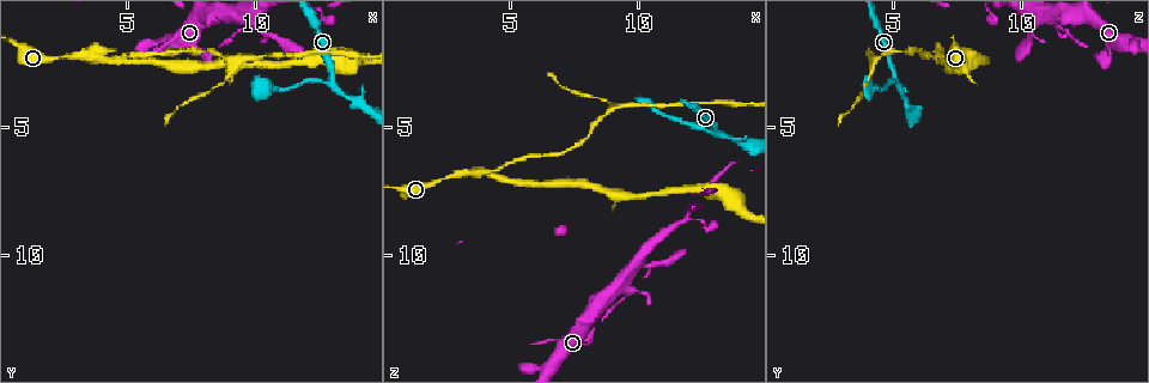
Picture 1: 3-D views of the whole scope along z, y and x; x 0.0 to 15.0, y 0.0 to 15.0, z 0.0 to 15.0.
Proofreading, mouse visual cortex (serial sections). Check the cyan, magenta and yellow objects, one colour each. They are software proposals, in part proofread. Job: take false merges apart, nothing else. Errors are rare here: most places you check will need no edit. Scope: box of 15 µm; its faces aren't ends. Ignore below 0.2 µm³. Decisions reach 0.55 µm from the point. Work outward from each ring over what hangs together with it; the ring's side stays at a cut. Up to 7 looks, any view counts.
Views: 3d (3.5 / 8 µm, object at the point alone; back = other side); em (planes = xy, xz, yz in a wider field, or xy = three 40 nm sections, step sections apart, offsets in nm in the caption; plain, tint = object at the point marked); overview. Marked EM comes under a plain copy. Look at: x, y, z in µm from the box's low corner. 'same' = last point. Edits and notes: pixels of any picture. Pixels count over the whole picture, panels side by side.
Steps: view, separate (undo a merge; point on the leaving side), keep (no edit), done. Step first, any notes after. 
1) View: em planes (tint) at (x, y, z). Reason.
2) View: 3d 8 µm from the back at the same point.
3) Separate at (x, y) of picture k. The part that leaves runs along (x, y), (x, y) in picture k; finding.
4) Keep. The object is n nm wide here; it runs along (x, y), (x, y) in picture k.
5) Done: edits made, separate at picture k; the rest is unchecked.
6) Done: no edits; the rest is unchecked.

View: 3d 3.5 µm from the back at (12.9, 3.2, 5.1). Arms part here.

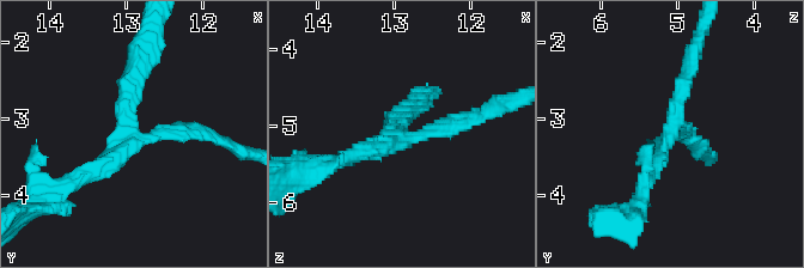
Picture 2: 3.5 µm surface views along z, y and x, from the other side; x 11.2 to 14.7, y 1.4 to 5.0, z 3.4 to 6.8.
View: em xy step 2 (tint) at (12.95, 3.15, 5.10).

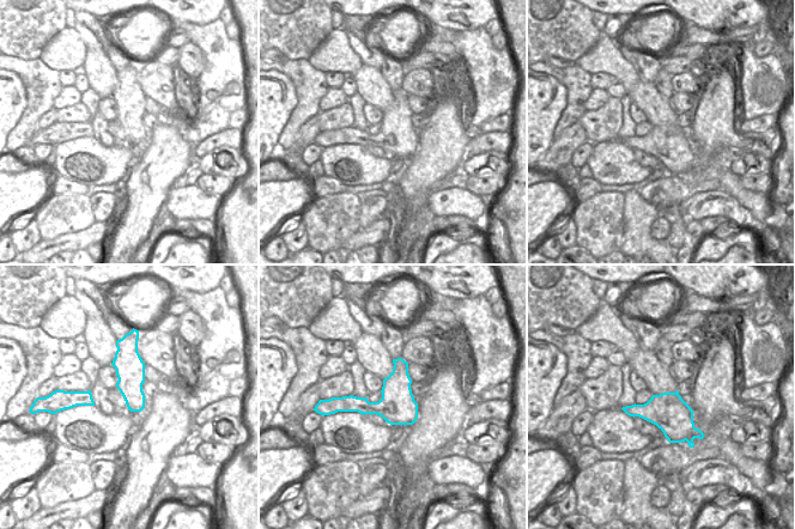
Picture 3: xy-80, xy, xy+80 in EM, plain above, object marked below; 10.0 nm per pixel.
Keep. It runs along (138, 55), (123, 126), (134, 136), (205, 133) in picture 2; one cell here.

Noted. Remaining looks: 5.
View: 3d 3.5 µm at (6.7, 1.7, 14.4). Sudden change in width.

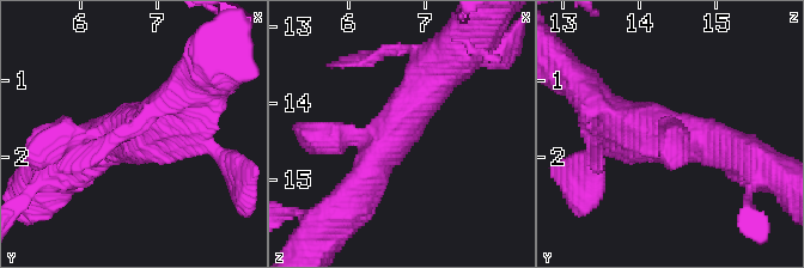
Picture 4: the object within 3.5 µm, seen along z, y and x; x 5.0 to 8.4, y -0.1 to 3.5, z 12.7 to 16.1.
View: em xy step 3 (tint) at the same point.

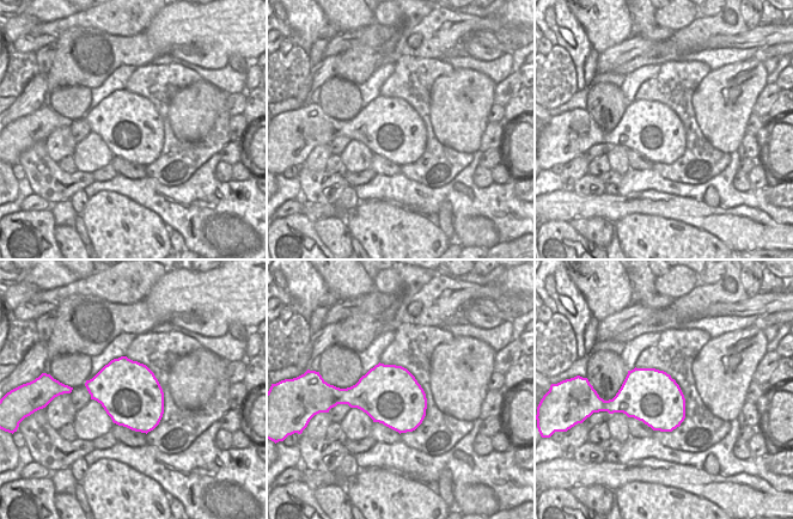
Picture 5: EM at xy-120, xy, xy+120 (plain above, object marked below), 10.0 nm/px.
Keep. It runs along (442, 71), (379, 144), (324, 138) in picture 4; all the same cell.

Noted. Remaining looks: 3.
View: em xy step 5 (tint) at (3.4, 2.2, 6.8). Two arms in line, one across.

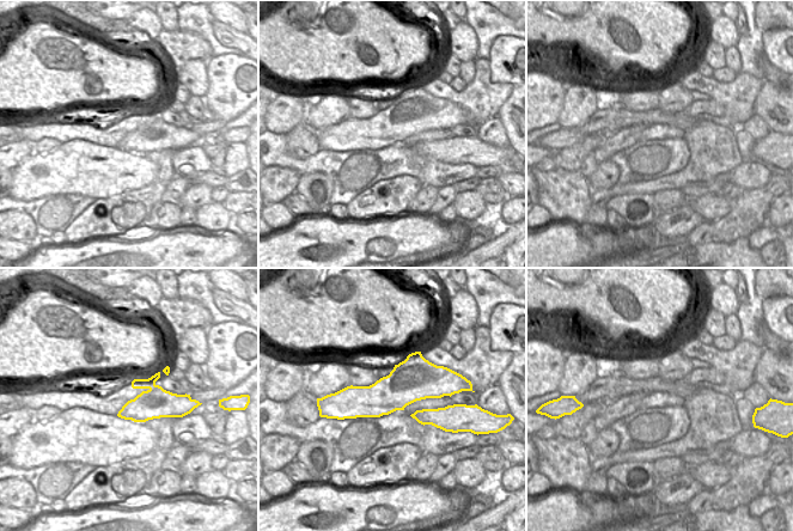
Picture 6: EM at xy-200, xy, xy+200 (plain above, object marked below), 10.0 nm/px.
View: 3d 3.5 µm at the same point.

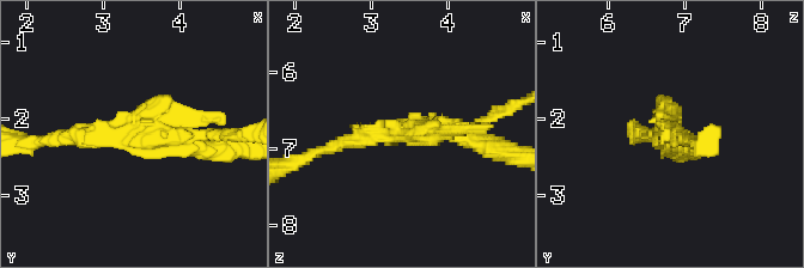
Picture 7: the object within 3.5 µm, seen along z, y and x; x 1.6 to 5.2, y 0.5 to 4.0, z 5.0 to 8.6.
Separate at (230, 153) of picture 7. 3 arms meet here; the arms are 150, 200, 250 nm wide; the part that leaves runs along (147, 136), (192, 147), (250, 147) in picture 7; a second cell is stuck on.

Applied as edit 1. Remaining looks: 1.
Done: edits made, separate at picture 7; the rest is unchecked.

